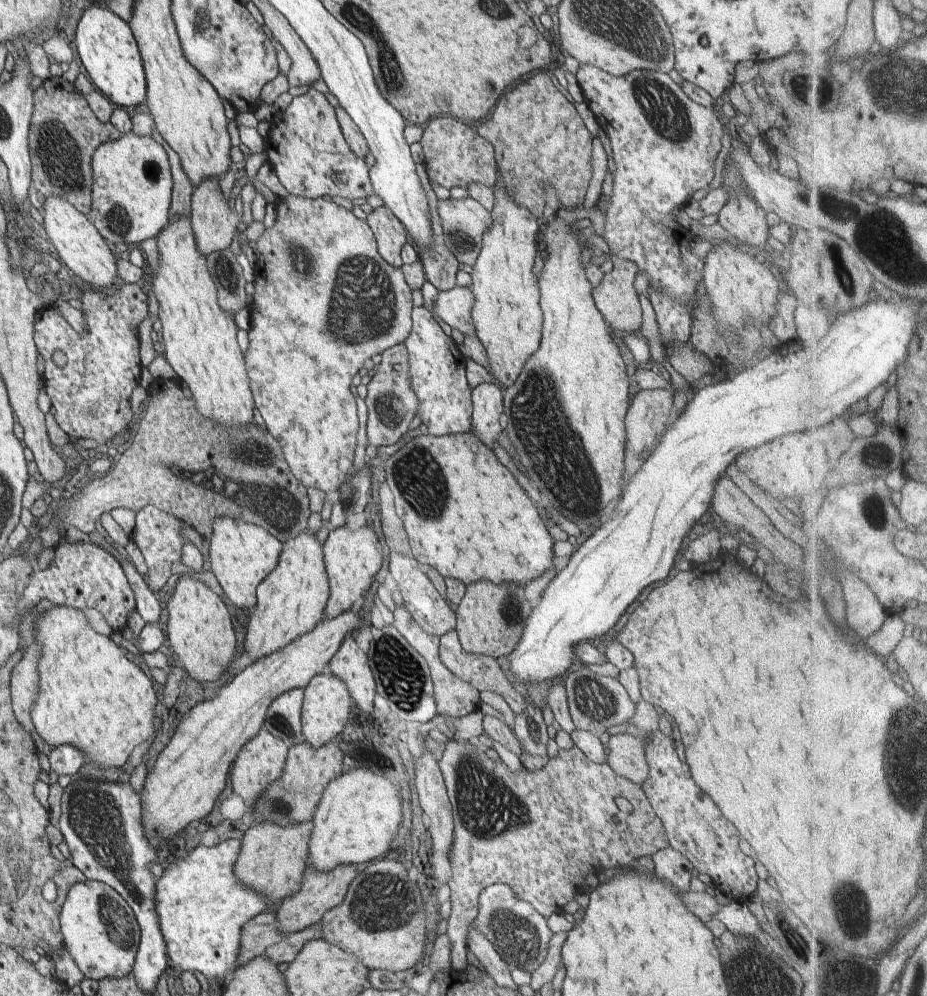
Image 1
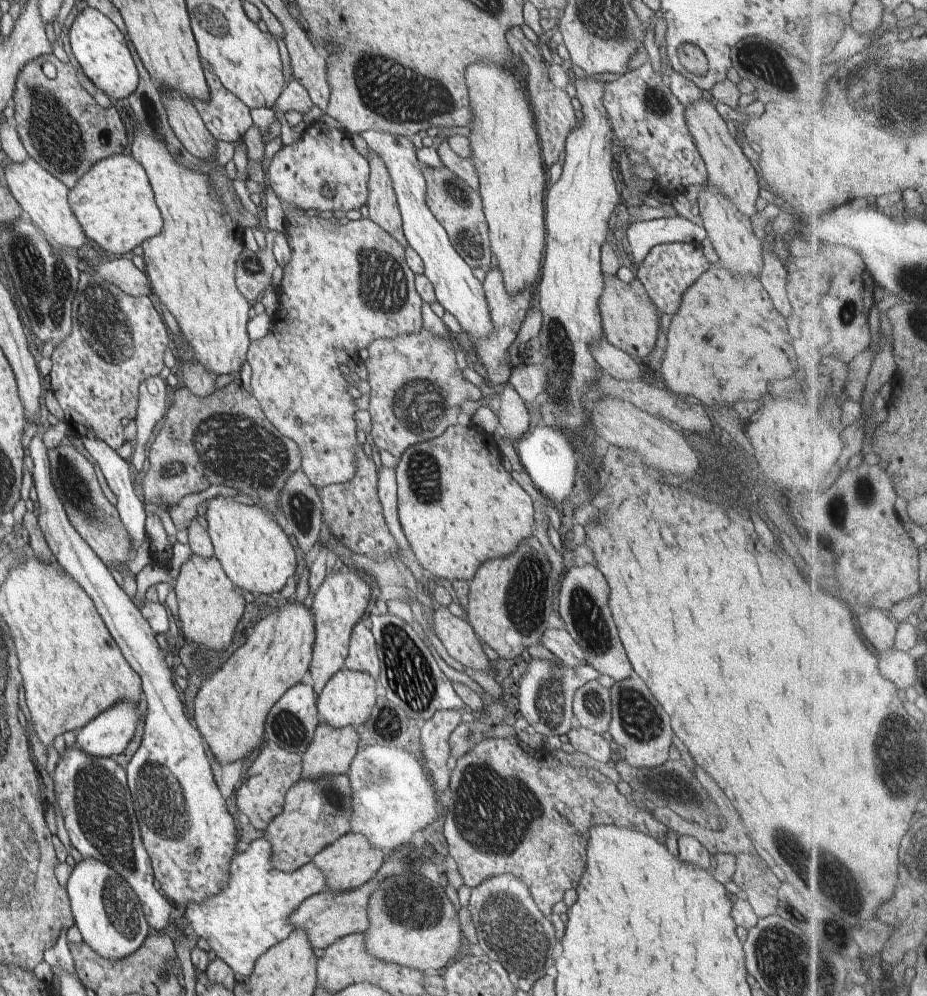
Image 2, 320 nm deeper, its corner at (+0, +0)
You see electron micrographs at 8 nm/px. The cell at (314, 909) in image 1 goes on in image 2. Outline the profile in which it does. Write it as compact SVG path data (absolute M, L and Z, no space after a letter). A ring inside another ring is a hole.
M344 833L314 855L312 862L325 874L327 889L347 891L370 881L383 865L385 852L371 844L362 833Z

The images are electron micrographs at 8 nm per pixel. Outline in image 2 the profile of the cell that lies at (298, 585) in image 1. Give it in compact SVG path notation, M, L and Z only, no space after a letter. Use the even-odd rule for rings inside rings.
M293 598L279 611L260 619L248 633L246 642L231 654L229 660L213 673L212 678L200 687L195 697L195 721L204 743L223 765L243 761L259 746L267 742L265 738L266 717L275 702L295 684L301 682L309 670L311 652L315 641L313 612Z

